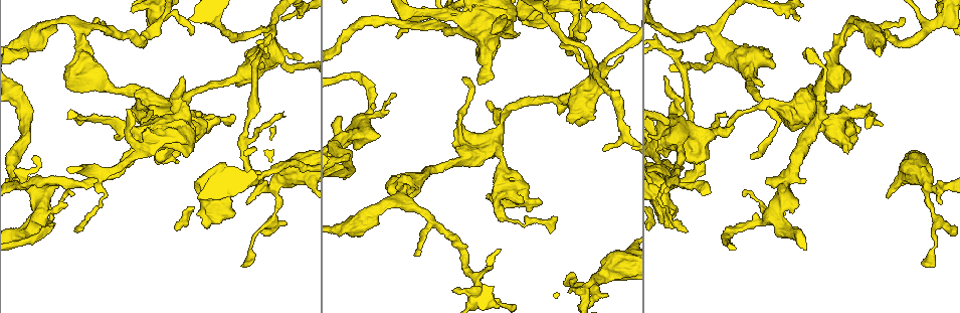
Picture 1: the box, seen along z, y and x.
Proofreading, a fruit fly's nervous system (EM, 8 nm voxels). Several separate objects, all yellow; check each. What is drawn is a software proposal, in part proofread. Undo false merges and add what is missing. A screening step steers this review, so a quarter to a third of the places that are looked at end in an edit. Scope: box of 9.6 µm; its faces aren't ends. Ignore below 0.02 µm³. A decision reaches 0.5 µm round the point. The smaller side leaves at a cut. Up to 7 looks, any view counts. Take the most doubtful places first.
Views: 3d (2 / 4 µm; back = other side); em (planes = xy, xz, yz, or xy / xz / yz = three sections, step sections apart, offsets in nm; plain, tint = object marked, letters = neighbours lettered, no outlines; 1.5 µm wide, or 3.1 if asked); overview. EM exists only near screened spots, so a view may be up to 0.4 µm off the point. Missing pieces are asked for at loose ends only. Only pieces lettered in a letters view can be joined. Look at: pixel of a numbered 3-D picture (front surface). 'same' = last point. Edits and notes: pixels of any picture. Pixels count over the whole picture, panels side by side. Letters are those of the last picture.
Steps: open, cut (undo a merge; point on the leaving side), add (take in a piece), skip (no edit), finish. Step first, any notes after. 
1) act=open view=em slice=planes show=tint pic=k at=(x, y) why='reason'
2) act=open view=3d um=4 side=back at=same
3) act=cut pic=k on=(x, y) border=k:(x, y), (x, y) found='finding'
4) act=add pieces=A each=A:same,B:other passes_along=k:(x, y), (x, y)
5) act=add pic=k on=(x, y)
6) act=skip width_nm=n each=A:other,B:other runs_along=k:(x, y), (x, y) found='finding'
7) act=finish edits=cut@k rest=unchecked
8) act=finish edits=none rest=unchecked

act=open view=3d um=4 pic=1 at=(804, 56) why='thin end'

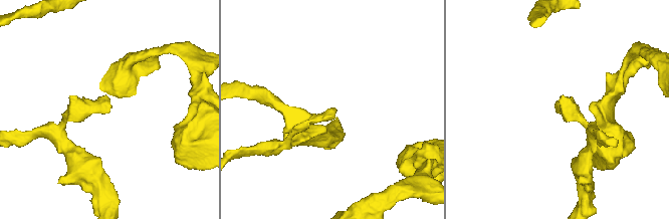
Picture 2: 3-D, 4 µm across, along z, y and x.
act=open view=em slice=planes show=tint pic=2 at=(556, 106) why='now the EM'

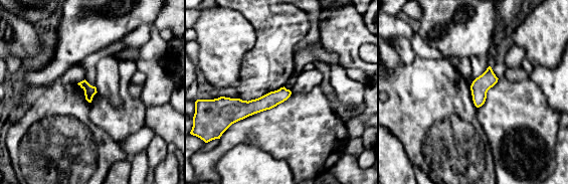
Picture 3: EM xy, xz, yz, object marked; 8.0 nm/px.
act=open view=em slice=planes show=letters at=same

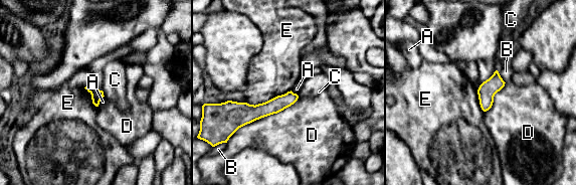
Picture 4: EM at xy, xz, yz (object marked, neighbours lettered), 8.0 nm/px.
act=skip each=A:other,B:other,C:other,D:other,E:other border=4:(291, 89), (261, 103), (246, 103) found='none of them fits'

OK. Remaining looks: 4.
act=open view=em slice=planes show=letters pic=1 at=(339, 116) why='branch stops here'

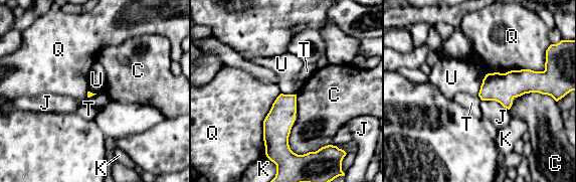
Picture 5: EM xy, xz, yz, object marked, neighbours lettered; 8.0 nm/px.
act=skip longest_contact=Q:500nm each=C:other,J:other,K:other,Q:other,T:other,U:other border=5:(486, 74), (477, 95) found='none of them fits'

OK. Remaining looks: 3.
act=open view=3d um=2 pic=1 at=(283, 117) why='free end'

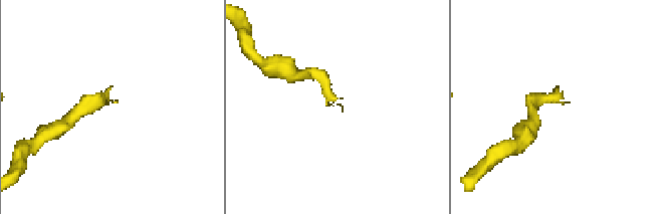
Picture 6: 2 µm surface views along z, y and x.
act=open view=em slice=xz step=8 show=letters pic=6 at=(106, 104)

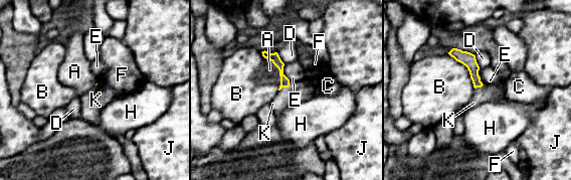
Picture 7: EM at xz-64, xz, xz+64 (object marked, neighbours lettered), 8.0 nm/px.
act=open view=em slice=planes show=letters at=same

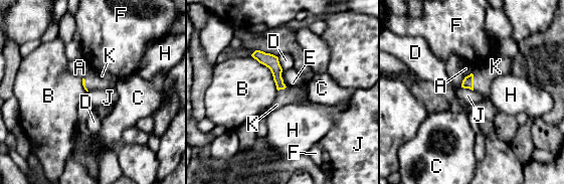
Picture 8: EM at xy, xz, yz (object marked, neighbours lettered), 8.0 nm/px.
act=add pieces=K each=A:other,B:other,C:other,D:other,E:other,F:other,H:other,J:other,K:same passes_along=8:(467, 82), (473, 81), (484, 74) found='the neuron continues'

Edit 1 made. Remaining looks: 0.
act=finish edits=add@8 rest=unchecked

